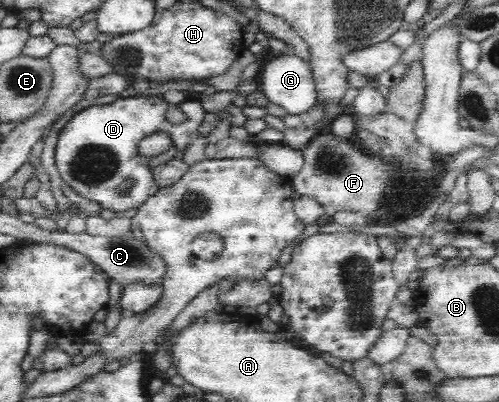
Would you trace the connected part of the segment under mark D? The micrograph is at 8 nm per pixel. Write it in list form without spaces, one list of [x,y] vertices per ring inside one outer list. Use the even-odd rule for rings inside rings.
[[[131,96],[118,98],[112,103],[105,103],[100,106],[89,106],[84,110],[76,111],[74,116],[60,129],[55,145],[55,165],[62,181],[72,187],[79,195],[95,201],[103,210],[114,212],[127,211],[127,209],[138,208],[151,194],[155,193],[159,186],[155,181],[153,169],[165,163],[175,156],[176,152],[185,151],[187,147],[196,139],[201,121],[207,111],[199,101],[185,101],[178,104],[179,109],[187,116],[187,121],[181,124],[173,124],[165,118],[165,113],[171,105],[162,96]],[[157,131],[165,131],[171,137],[171,145],[165,152],[151,157],[145,157],[138,153],[137,144],[143,137]]]

